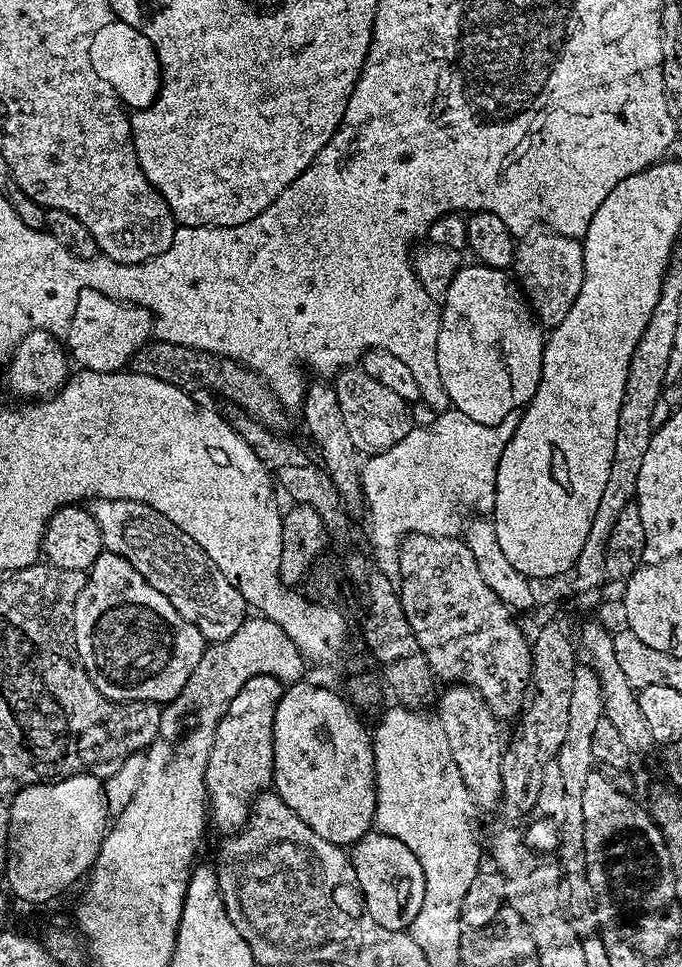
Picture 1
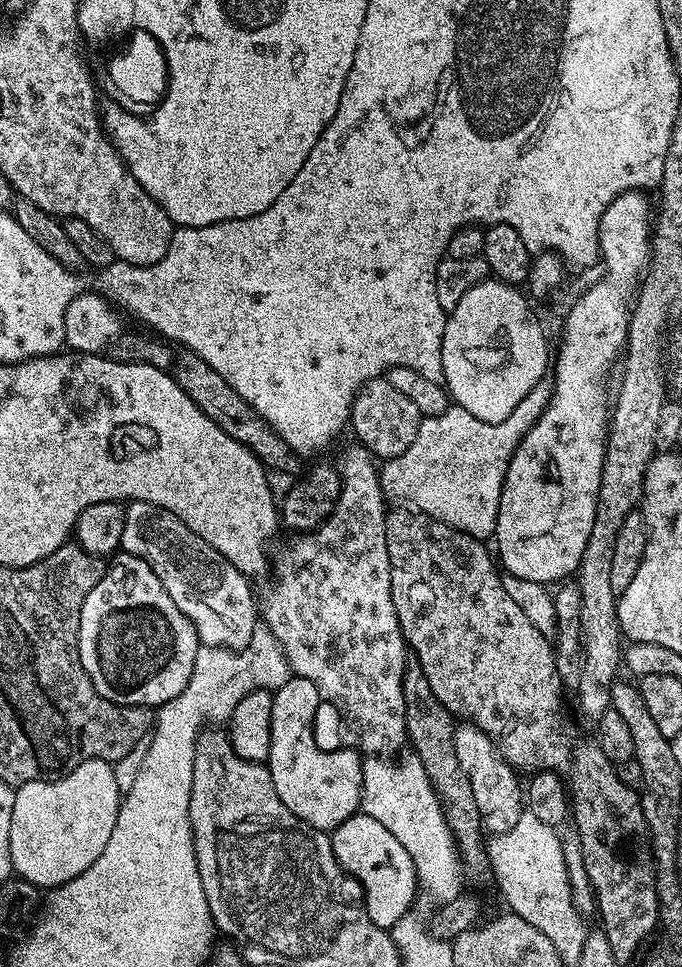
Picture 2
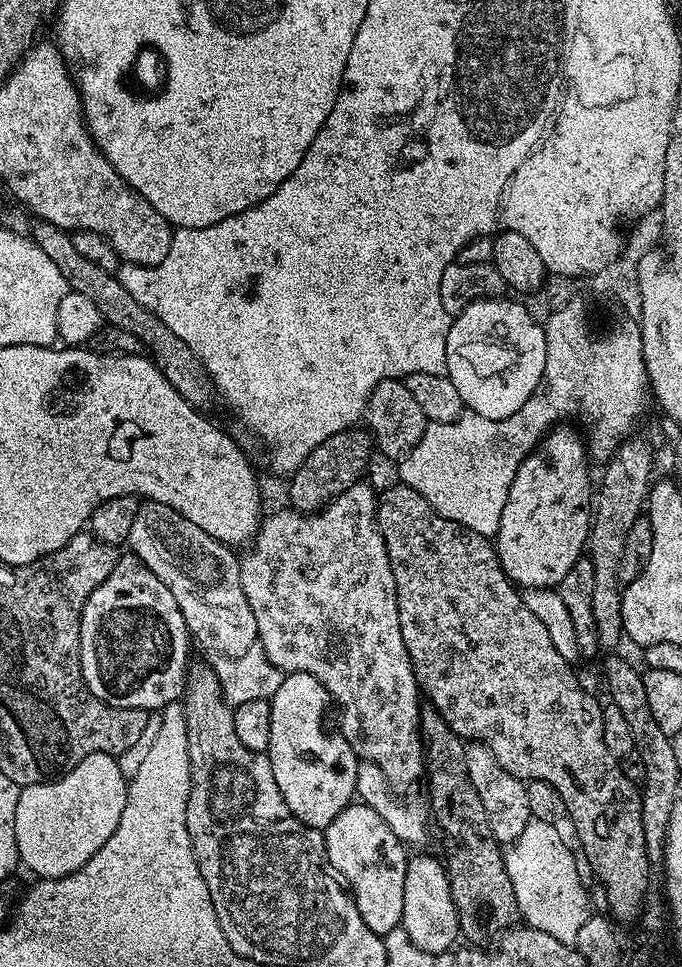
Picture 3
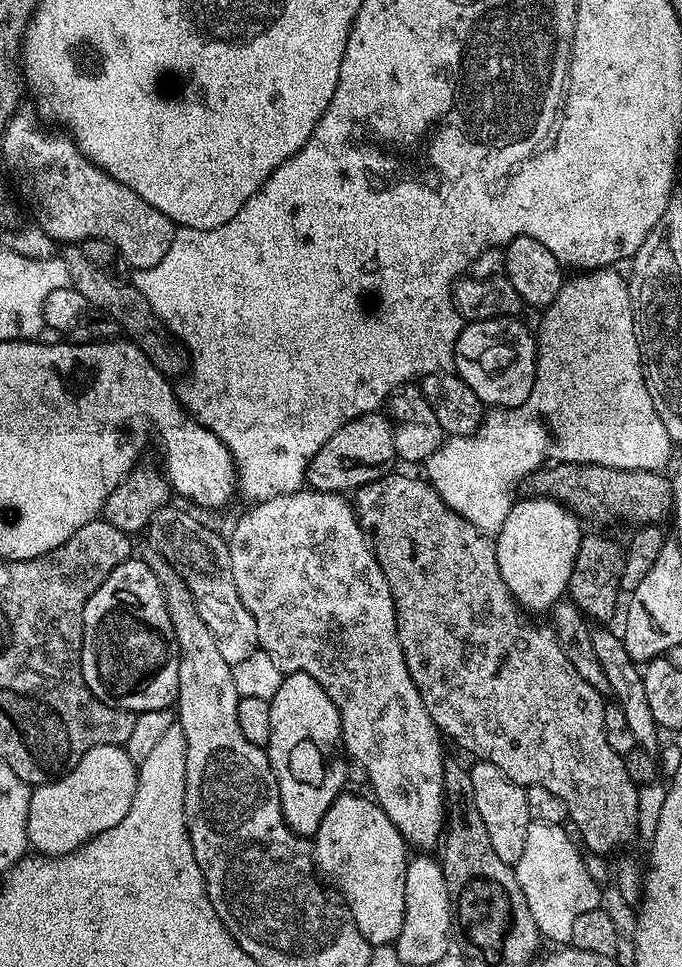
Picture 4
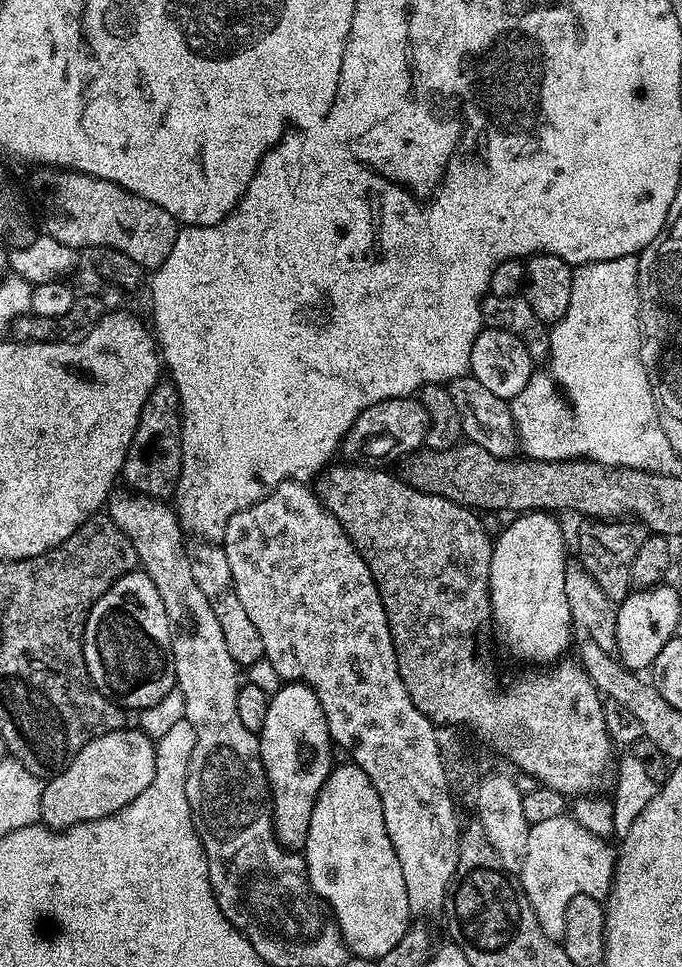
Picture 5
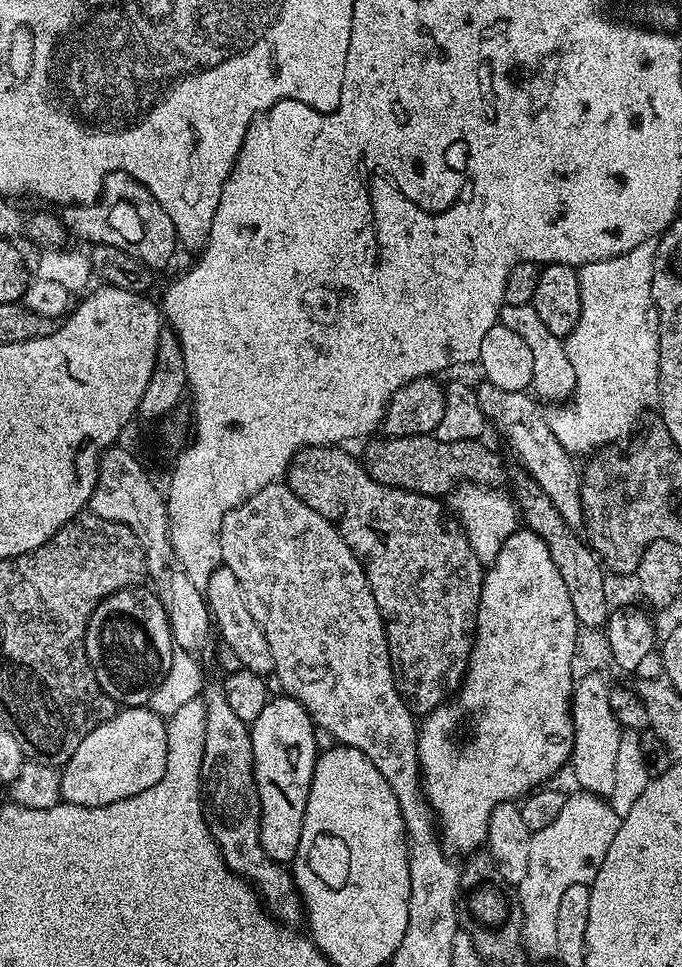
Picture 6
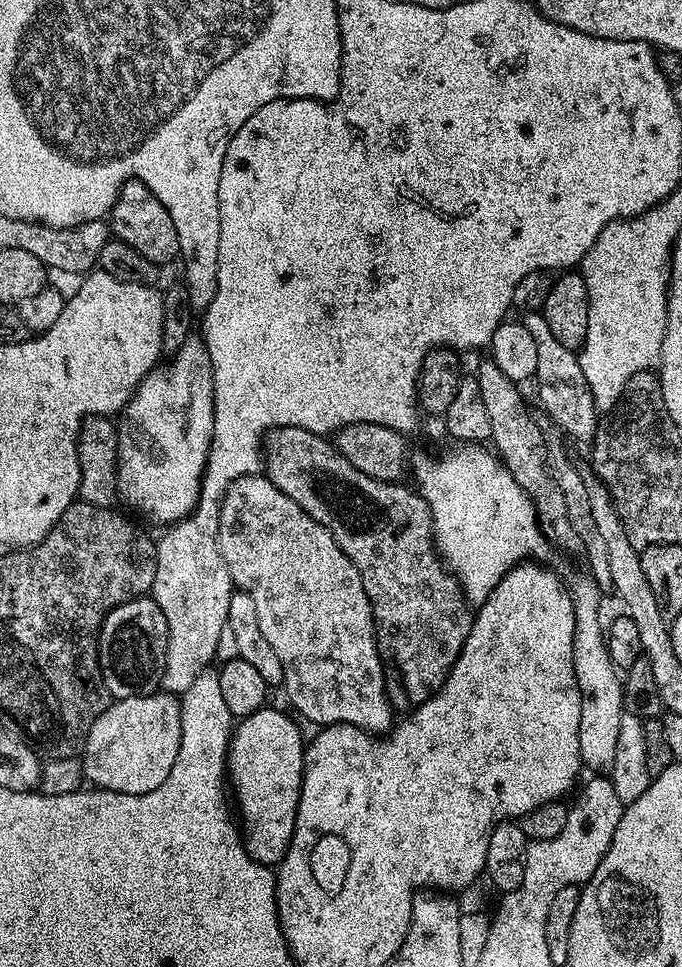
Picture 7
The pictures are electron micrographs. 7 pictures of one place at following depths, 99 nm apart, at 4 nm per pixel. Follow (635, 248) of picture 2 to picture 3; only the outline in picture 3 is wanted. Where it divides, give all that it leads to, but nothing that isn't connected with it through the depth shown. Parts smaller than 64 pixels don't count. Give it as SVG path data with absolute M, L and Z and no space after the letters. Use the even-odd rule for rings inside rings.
M563 428L550 432L522 462L518 474L514 476L508 501L502 510L500 529L496 531L494 543L500 564L508 579L521 589L555 589L566 578L570 566L585 555L590 531L590 501L594 492L588 489L588 464L583 443Z

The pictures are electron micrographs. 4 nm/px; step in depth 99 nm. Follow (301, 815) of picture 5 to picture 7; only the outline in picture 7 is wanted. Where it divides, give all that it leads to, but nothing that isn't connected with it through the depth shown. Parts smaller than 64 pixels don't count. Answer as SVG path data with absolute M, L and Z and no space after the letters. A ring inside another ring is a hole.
M265 706L243 717L228 742L226 776L240 807L244 849L260 864L278 866L294 834L300 787L304 777L306 736L284 712Z

